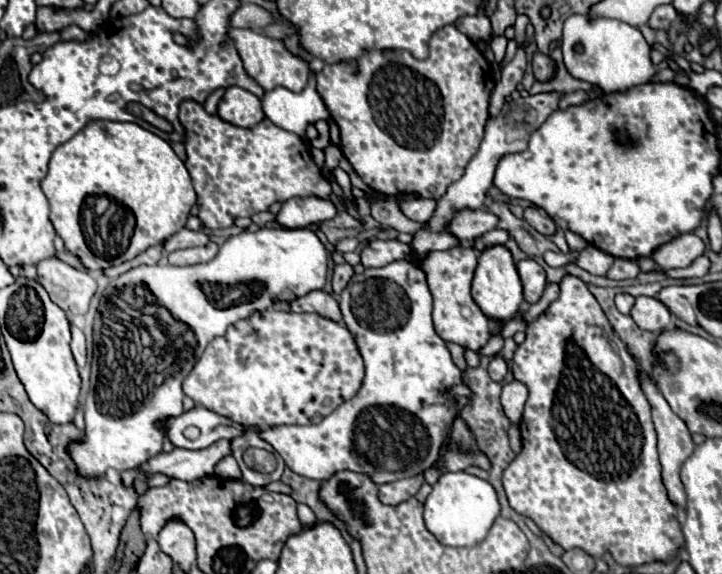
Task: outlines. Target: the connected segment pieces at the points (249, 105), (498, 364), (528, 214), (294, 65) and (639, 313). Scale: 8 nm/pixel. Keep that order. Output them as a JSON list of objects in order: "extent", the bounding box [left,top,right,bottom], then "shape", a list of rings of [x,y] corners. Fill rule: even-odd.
[{"extent":[217,86,265,128],"shape":[[[231,86],[225,90],[217,112],[223,120],[241,128],[251,128],[265,118],[265,114],[261,112],[261,98],[239,86]]]},{"extent":[489,356,507,382],"shape":[[[499,356],[493,358],[491,364],[489,364],[489,376],[491,376],[491,380],[503,382],[505,374],[507,374],[507,364],[503,362],[503,358],[499,358]]]},{"extent":[525,206,555,236],"shape":[[[535,206],[525,208],[525,220],[527,220],[537,232],[541,232],[541,234],[545,234],[545,236],[555,234],[555,224],[553,224],[553,220],[551,220],[547,214],[543,214],[539,208],[535,208]]]},{"extent":[229,28,309,92],"shape":[[[235,28],[229,32],[229,36],[235,40],[235,46],[237,46],[237,52],[243,60],[245,72],[253,80],[257,80],[265,90],[273,90],[277,86],[283,86],[291,92],[301,92],[305,88],[307,76],[309,76],[309,64],[301,56],[291,54],[283,40],[275,40],[275,38],[269,38],[261,32],[247,30],[247,28]]]},{"extent":[631,296,671,334],"shape":[[[639,296],[635,300],[631,318],[639,324],[639,328],[655,334],[671,326],[671,312],[665,308],[665,304],[661,304],[661,300],[651,296]]]}]

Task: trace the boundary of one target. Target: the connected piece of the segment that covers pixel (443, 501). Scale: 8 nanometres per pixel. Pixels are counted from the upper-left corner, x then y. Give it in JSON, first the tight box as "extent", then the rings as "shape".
{"extent":[423,472,501,548],"shape":[[[445,472],[433,484],[433,490],[425,500],[423,518],[427,530],[441,544],[463,548],[485,540],[499,512],[501,512],[501,504],[497,500],[497,492],[487,480],[481,480],[467,472]]]}

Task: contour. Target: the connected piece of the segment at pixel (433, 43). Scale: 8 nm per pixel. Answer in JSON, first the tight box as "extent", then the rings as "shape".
{"extent":[317,26,493,198],"shape":[[[443,26],[437,30],[429,40],[429,56],[425,60],[413,58],[405,50],[369,50],[363,56],[359,56],[355,62],[337,62],[337,64],[325,64],[325,68],[317,74],[317,94],[321,100],[325,100],[325,106],[329,108],[333,120],[337,122],[341,130],[341,150],[345,158],[351,162],[353,170],[359,174],[359,178],[373,190],[385,194],[385,196],[397,196],[397,194],[419,194],[421,198],[441,198],[445,194],[445,188],[449,184],[457,182],[461,178],[461,172],[465,172],[465,164],[477,154],[477,148],[481,146],[481,136],[485,130],[485,122],[489,118],[487,106],[489,96],[493,88],[493,70],[491,64],[485,62],[485,56],[479,52],[479,48],[469,40],[465,34],[461,34],[455,26]]]}

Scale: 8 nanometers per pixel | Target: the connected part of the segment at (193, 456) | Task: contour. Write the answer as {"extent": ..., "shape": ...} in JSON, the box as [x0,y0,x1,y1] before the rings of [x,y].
{"extent":[141,440,233,480],"shape":[[[219,440],[213,446],[205,450],[183,450],[183,448],[173,448],[169,454],[157,454],[155,458],[147,460],[141,464],[143,474],[155,474],[161,472],[169,478],[179,478],[179,480],[197,480],[203,476],[211,476],[217,462],[225,456],[233,454],[231,440]]]}

